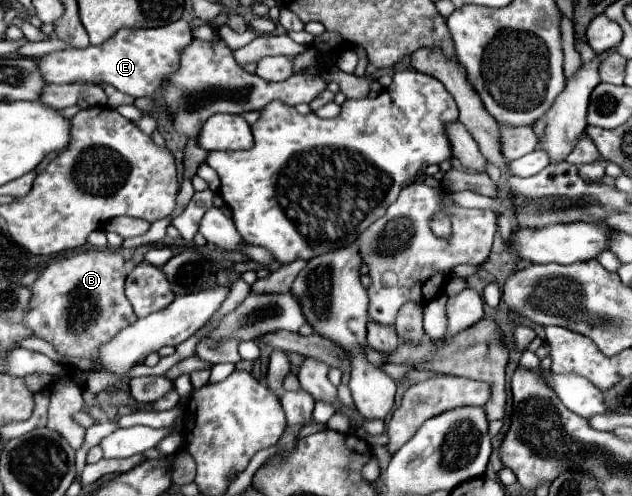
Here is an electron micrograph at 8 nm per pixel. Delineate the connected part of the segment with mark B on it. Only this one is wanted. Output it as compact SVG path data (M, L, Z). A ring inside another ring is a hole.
M79 251L47 265L31 285L31 301L23 325L35 337L51 343L67 357L97 357L101 345L115 333L137 321L131 303L123 293L127 271L119 251Z

